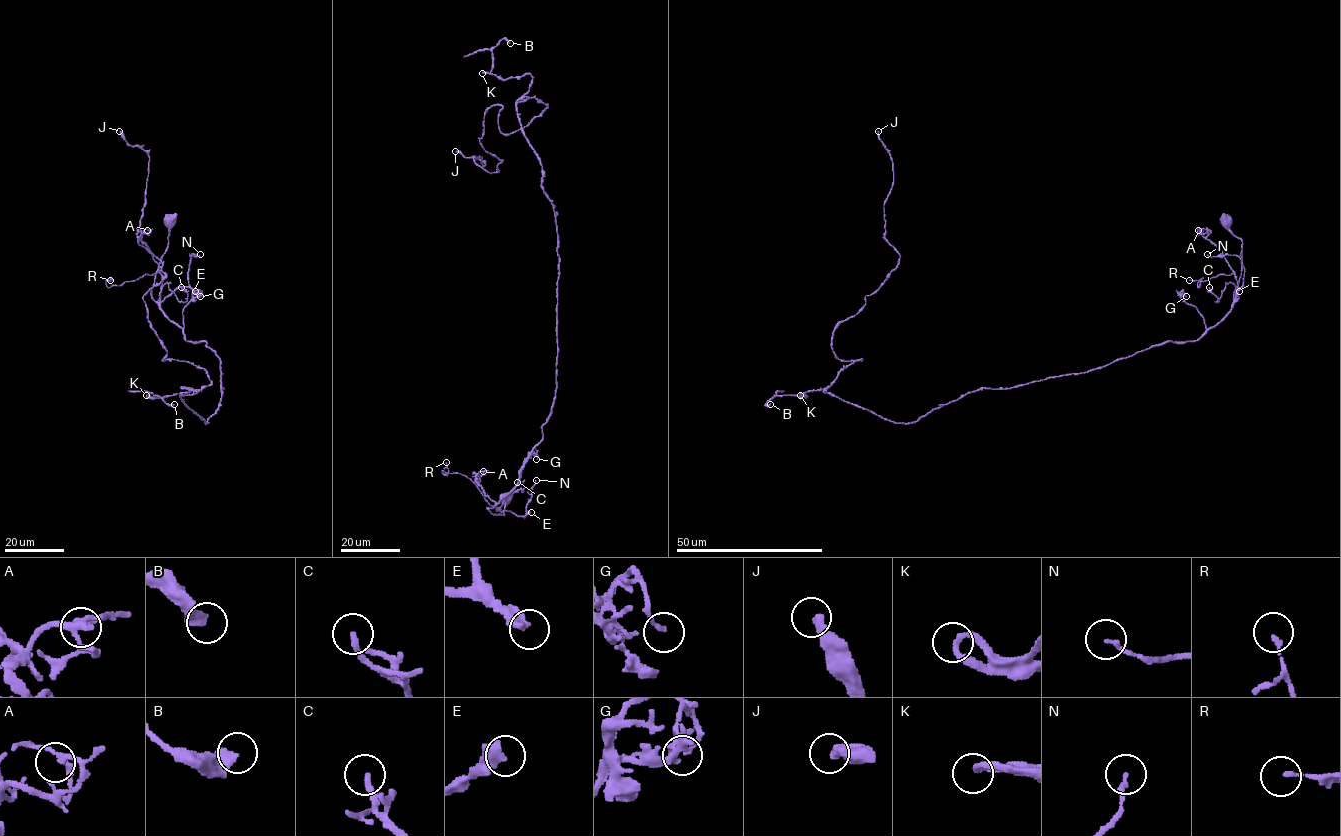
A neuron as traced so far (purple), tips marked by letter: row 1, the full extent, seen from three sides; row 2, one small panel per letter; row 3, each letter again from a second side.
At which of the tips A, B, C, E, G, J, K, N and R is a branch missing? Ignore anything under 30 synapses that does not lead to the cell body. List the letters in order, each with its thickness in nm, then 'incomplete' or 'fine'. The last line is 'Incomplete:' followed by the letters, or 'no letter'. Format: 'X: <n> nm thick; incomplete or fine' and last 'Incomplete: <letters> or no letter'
A: 160 nm thick; fine
B: 400 nm thick; fine
C: 240 nm thick; fine
E: 400 nm thick; fine
G: 140 nm thick; fine
J: 400 nm thick; fine
K: 320 nm thick; fine
N: 170 nm thick; fine
R: 120 nm thick; fine
Incomplete: no letter

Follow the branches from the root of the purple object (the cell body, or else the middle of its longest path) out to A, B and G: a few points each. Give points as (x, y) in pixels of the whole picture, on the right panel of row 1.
A: (1226, 221), (1229, 229), (1242, 242), (1241, 275), (1235, 302), (1235, 274), (1223, 251), (1198, 234), (1198, 230)
B: (1226, 221), (1242, 242), (1237, 297), (1196, 341), (979, 388), (907, 423), (828, 387), (770, 404)
G: (1226, 221), (1229, 229), (1242, 242), (1241, 275), (1232, 308), (1207, 328), (1202, 315), (1180, 292), (1186, 296)

